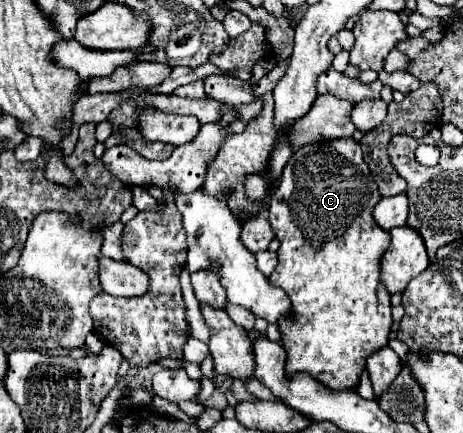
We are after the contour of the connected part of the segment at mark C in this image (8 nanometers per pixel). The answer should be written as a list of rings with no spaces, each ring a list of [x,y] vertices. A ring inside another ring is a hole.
[[[353,138],[327,140],[327,144],[309,144],[307,148],[301,148],[297,154],[293,154],[291,162],[285,164],[283,174],[281,174],[281,178],[279,178],[275,190],[271,192],[271,198],[269,198],[269,222],[271,222],[271,228],[273,228],[275,236],[277,236],[277,240],[281,242],[281,246],[277,250],[279,264],[277,264],[275,272],[269,276],[269,284],[277,286],[277,288],[283,288],[285,294],[289,296],[289,300],[291,300],[291,316],[279,318],[279,324],[277,324],[279,334],[281,334],[281,344],[283,344],[283,348],[287,352],[285,372],[287,372],[289,378],[293,374],[297,374],[297,372],[305,372],[305,374],[309,374],[311,378],[315,378],[317,382],[321,382],[323,386],[335,390],[335,392],[353,390],[359,384],[359,378],[361,378],[361,372],[365,370],[367,358],[387,346],[391,324],[393,324],[393,320],[391,320],[391,302],[389,302],[391,294],[387,292],[387,288],[383,288],[383,284],[379,280],[379,264],[381,264],[383,252],[391,244],[391,236],[389,236],[389,232],[381,230],[373,222],[373,208],[375,208],[375,204],[379,200],[381,200],[381,194],[377,190],[377,184],[371,180],[371,172],[369,172],[367,164],[363,162],[359,142],[355,142]]]

